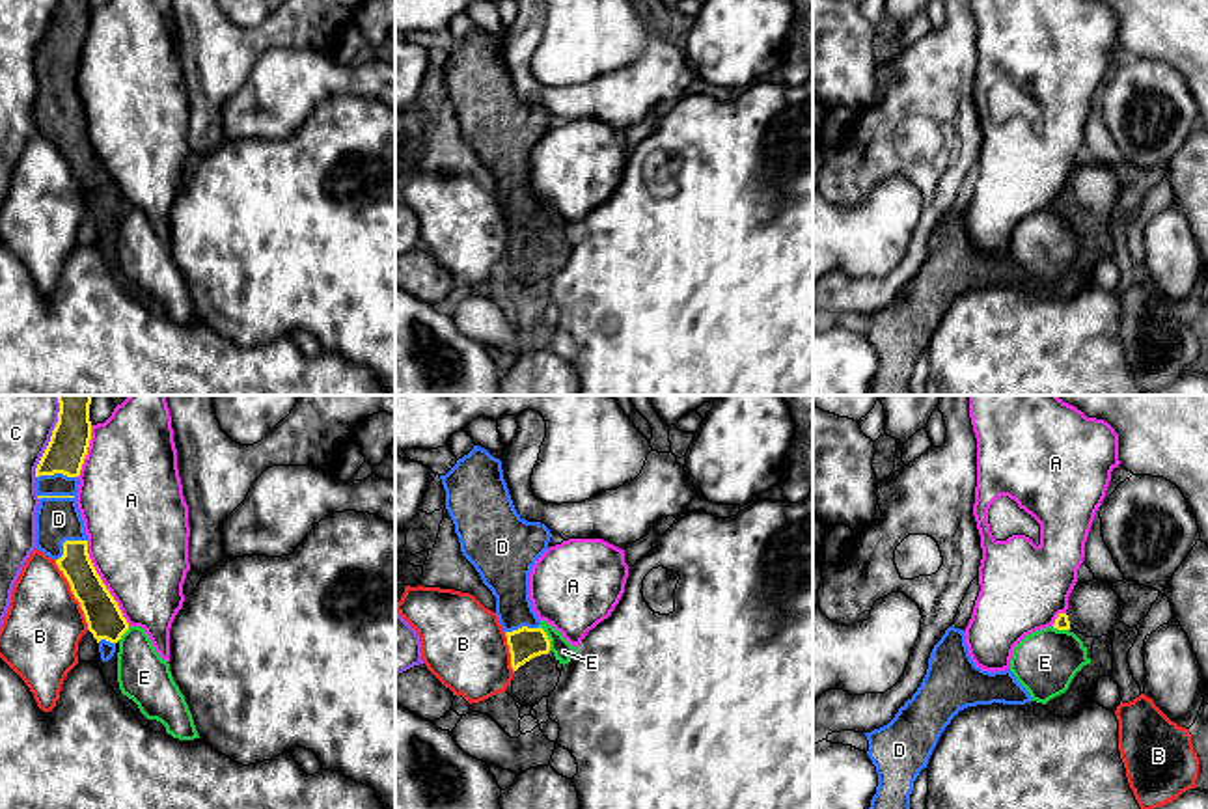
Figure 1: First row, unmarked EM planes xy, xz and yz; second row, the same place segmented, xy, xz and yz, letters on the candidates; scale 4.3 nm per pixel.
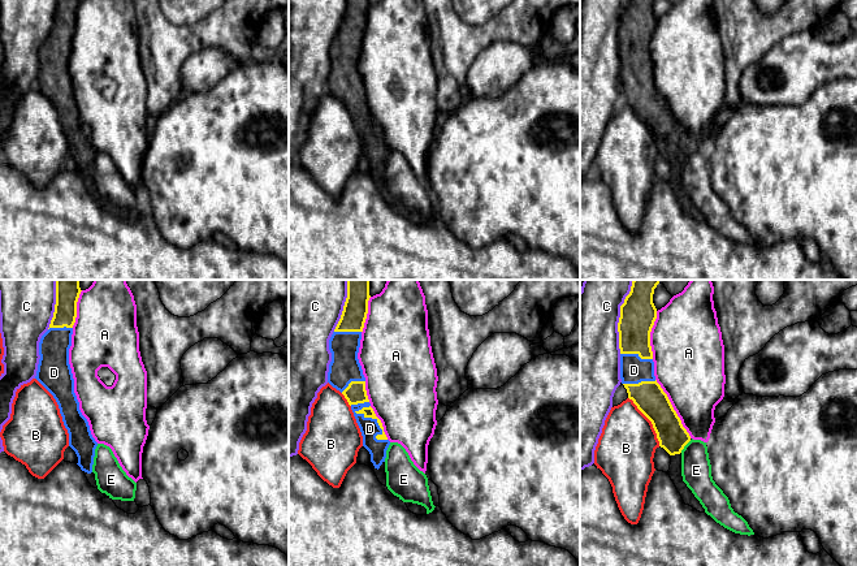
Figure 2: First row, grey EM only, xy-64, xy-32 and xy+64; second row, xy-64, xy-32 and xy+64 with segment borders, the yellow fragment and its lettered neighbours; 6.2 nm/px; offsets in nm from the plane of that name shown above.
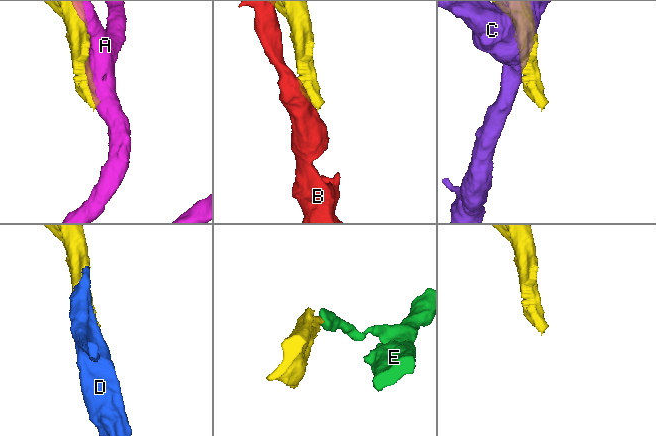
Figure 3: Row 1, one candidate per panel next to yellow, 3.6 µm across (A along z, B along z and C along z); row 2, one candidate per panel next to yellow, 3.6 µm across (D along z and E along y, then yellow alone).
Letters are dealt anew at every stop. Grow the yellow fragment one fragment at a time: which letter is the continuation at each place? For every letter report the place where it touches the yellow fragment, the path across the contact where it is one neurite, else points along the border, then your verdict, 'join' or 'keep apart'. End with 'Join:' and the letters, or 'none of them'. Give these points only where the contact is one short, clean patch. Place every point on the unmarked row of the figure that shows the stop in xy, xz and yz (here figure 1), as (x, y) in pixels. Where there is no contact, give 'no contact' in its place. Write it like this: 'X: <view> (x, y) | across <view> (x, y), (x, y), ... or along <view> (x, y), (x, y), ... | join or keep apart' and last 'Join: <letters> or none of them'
A: xy (103, 166) | keep apart
B: xy (73, 176) | along xy (54, 144), (79, 185), (88, 211) | keep apart
C: xy (47, 30) | keep apart
D: xy (66, 123) | join
E: xz (547, 220) | along xz (539, 209), (550, 232) | keep apart
Join: D

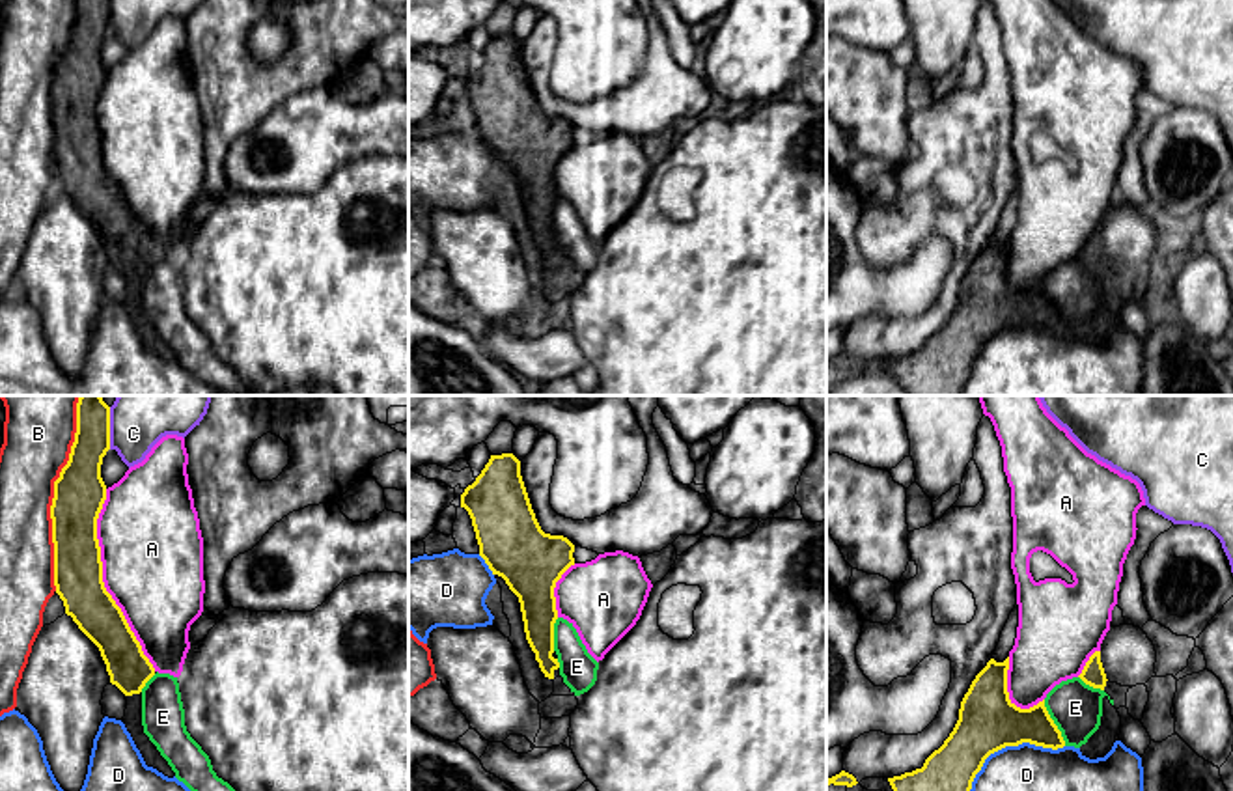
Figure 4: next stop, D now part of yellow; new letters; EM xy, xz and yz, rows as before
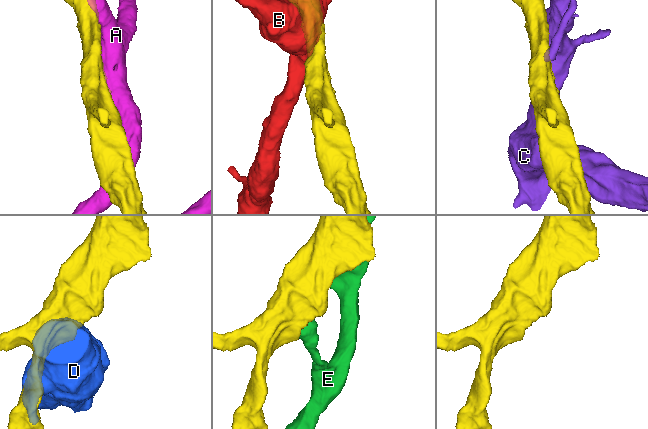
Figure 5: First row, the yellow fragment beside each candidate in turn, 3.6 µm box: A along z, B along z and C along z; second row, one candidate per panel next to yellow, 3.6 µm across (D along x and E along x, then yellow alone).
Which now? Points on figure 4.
A: xy (101, 163) | keep apart
B: xy (53, 86) | keep apart
C: xy (109, 15) | keep apart
D: yz (998, 331) | keep apart
E: yz (1052, 305) | keep apart
Join: none of them

